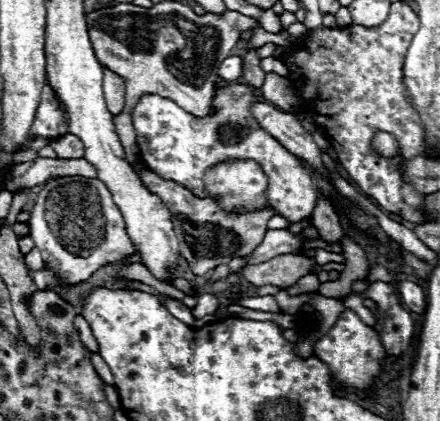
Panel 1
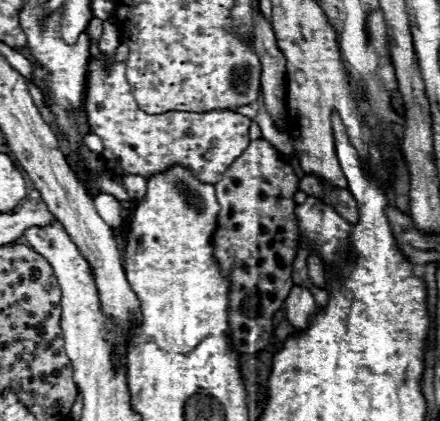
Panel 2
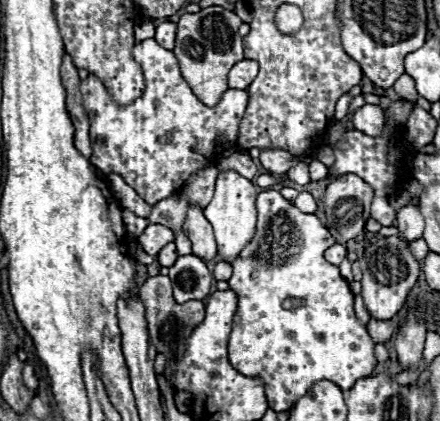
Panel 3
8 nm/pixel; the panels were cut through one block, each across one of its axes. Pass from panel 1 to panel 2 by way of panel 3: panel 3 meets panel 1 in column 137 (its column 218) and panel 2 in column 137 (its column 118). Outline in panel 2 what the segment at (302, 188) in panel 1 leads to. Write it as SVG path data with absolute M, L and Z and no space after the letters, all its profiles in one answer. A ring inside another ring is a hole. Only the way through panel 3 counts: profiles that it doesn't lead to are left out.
M120 44L114 56L100 56L90 60L88 92L84 96L84 112L88 130L100 136L104 150L102 158L108 170L116 176L138 174L146 180L158 172L168 170L172 164L190 168L192 174L204 184L216 184L228 166L248 148L250 118L232 110L212 112L184 112L172 110L162 116L142 112L132 96L126 80L128 46Z

